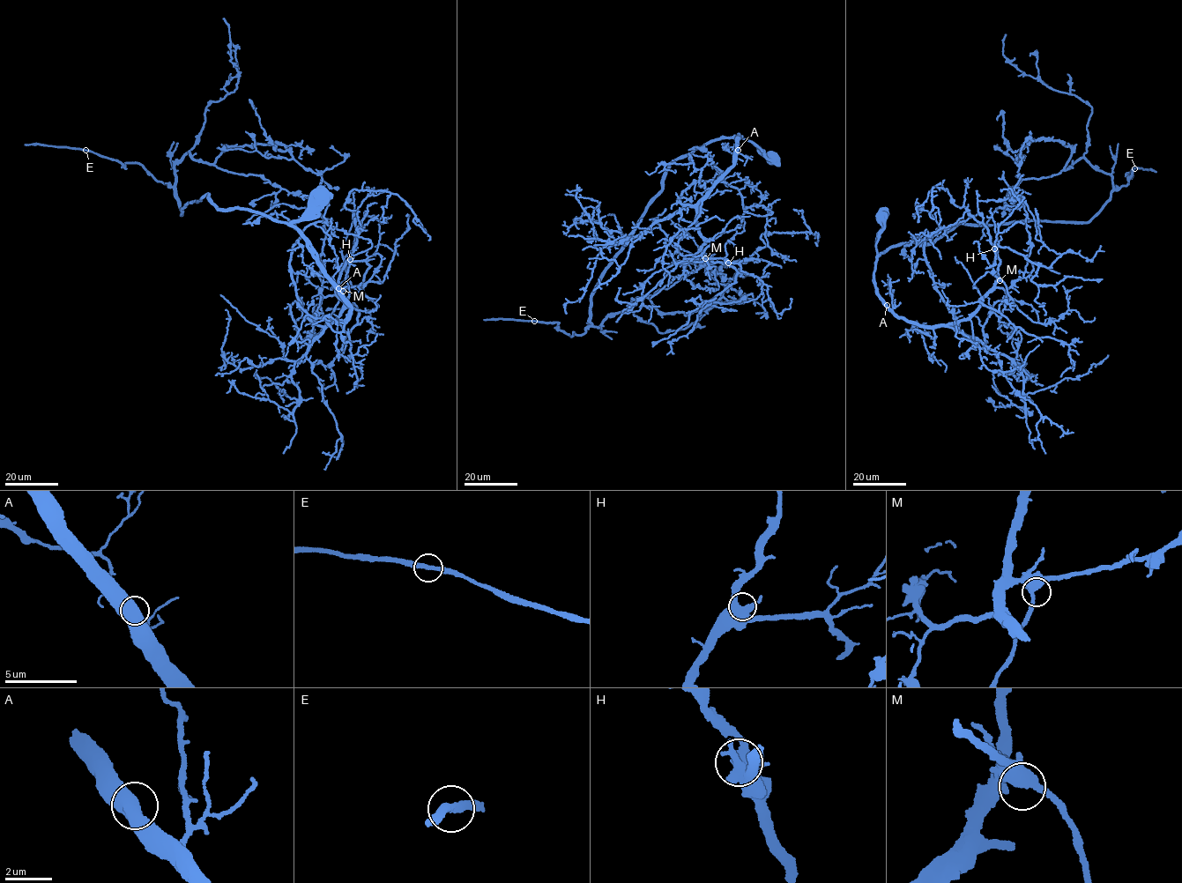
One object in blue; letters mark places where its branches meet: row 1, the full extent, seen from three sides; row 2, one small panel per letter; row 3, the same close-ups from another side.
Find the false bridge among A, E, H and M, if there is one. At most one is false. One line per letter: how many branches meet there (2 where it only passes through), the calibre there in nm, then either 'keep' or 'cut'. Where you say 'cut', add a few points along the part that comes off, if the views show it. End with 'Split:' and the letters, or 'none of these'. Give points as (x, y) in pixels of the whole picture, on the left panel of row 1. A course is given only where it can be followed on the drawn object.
A: 2 branches meet; 650 nm thick; keep
E: 2 branches meet; 280 nm thick; keep
H: 3 branches meet; 500 nm thick; keep
M: 2 branches meet; 550 nm thick; keep
Split: none of these

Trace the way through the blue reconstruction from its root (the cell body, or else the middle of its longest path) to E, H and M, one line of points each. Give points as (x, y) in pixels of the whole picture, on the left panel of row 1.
E: (322, 195), (288, 224), (219, 211), (208, 194), (182, 215), (175, 191), (141, 165), (85, 150)
H: (322, 195), (292, 224), (350, 305), (337, 322), (344, 302), (338, 278), (350, 259)
M: (322, 195), (315, 207), (292, 224), (350, 305), (346, 317), (337, 322), (344, 302), (337, 290), (343, 291)

